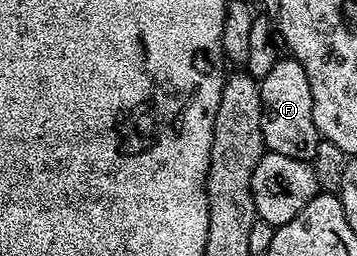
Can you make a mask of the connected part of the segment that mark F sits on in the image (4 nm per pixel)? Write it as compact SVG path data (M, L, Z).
M280 57L277 64L259 82L263 105L263 145L270 153L290 156L292 160L311 162L321 135L313 124L313 92L309 92L309 76L295 58Z

